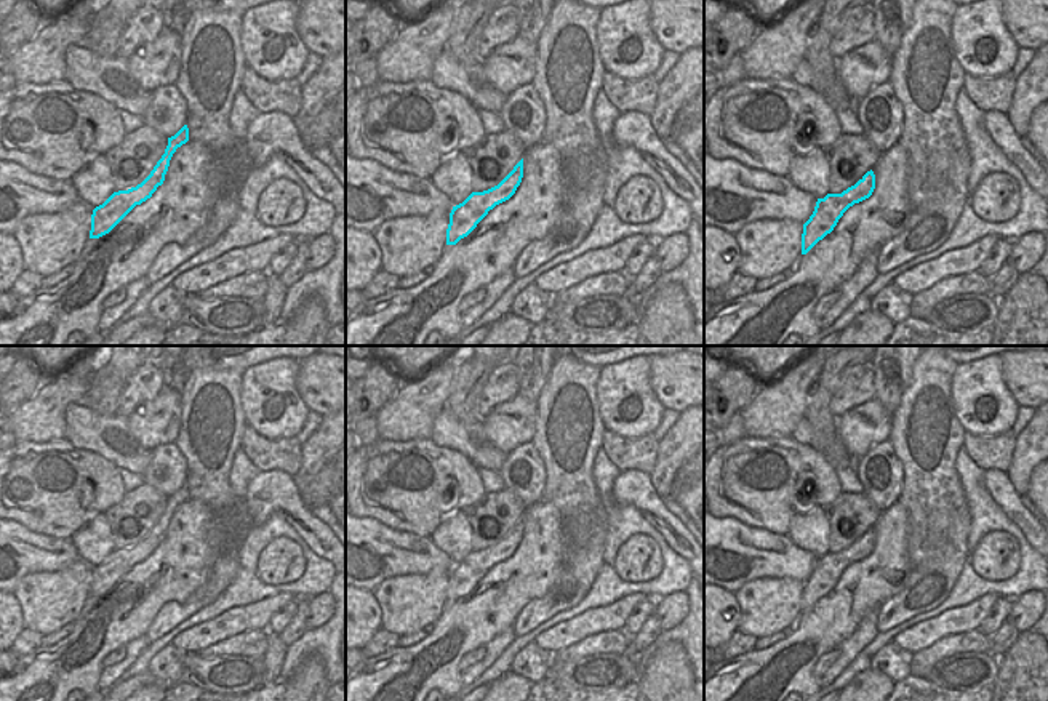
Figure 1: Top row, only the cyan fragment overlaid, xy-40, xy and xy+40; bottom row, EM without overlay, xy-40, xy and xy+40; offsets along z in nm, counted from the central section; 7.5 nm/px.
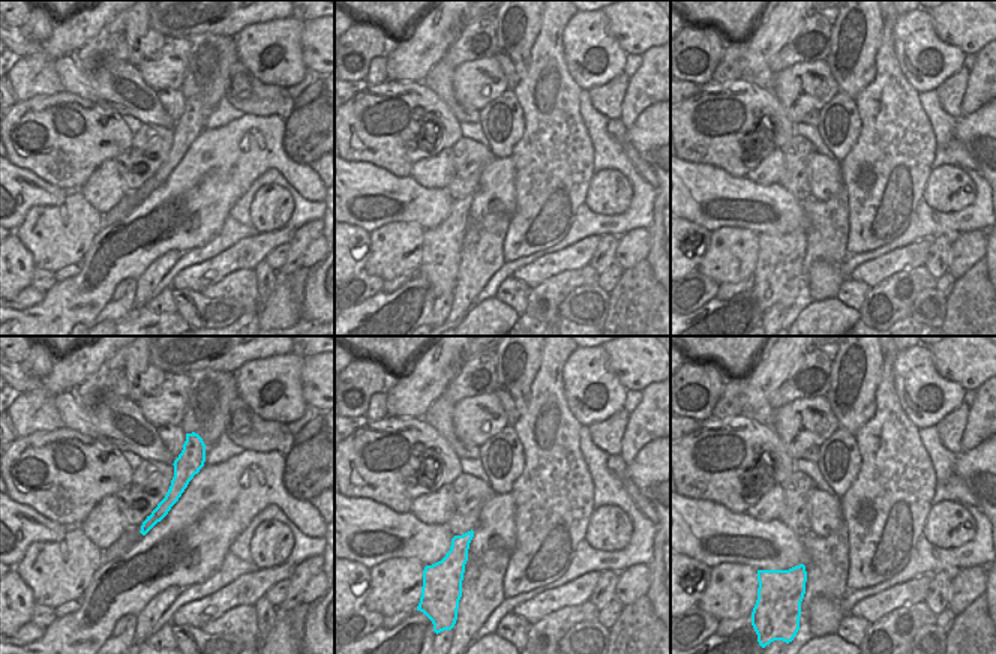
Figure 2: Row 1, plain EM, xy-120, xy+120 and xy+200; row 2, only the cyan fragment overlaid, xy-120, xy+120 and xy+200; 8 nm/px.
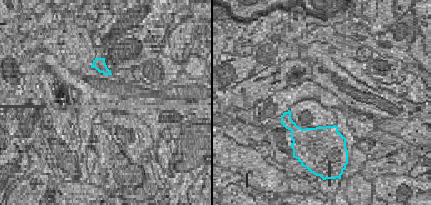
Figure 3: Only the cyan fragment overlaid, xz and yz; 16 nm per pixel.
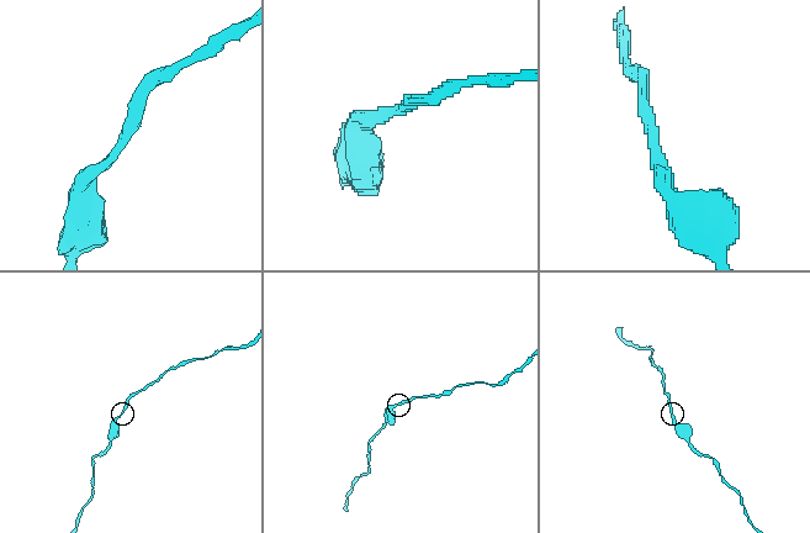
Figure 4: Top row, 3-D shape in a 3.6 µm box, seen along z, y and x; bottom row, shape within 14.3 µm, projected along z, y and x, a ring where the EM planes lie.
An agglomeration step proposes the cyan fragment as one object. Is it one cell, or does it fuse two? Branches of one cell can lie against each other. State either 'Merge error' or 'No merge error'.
Merge error

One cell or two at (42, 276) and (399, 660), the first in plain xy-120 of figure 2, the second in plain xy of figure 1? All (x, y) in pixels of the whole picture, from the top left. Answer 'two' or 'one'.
two

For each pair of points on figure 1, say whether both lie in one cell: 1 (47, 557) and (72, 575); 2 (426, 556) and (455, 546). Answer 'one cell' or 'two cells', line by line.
1: two cells
2: two cells

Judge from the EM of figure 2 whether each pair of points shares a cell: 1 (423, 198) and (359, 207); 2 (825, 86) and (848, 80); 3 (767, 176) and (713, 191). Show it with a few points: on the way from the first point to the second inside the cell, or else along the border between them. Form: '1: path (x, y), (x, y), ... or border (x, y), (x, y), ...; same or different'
1: path (407, 198), (375, 198); same
2: border (824, 60), (840, 90); different
3: border (746, 177), (761, 185), (779, 183); different

